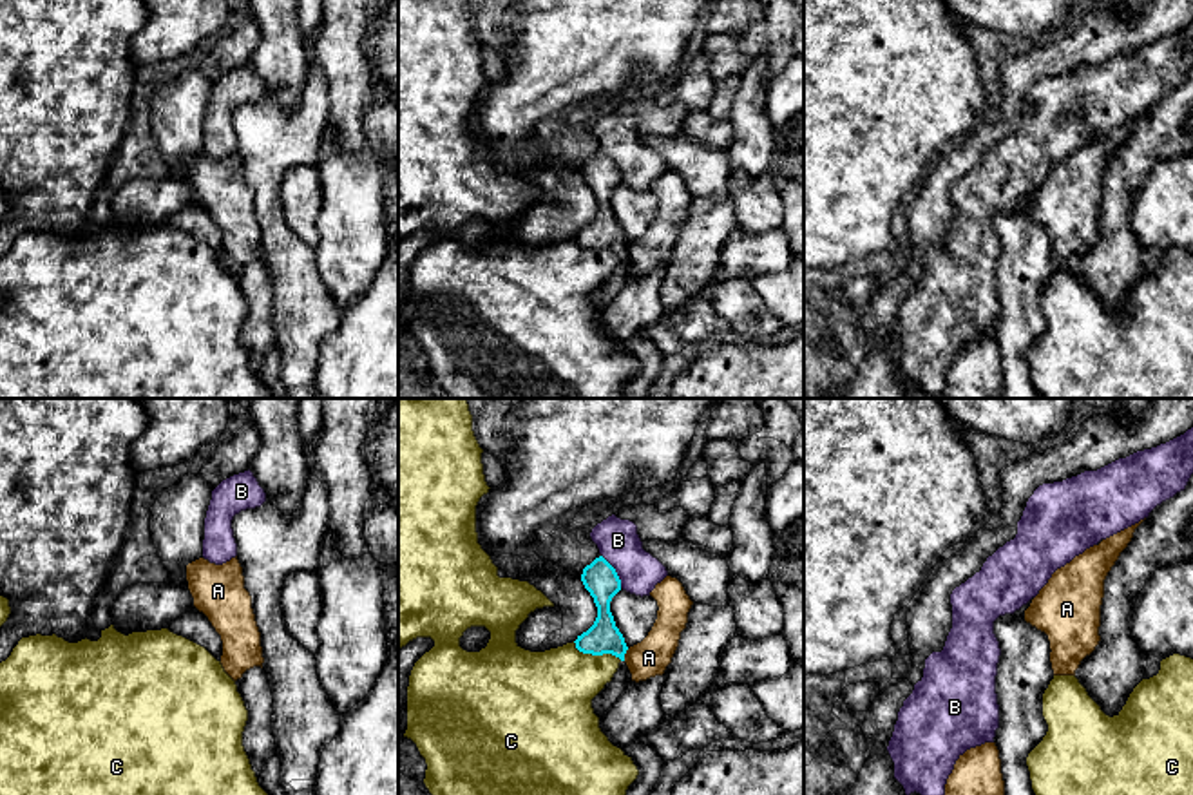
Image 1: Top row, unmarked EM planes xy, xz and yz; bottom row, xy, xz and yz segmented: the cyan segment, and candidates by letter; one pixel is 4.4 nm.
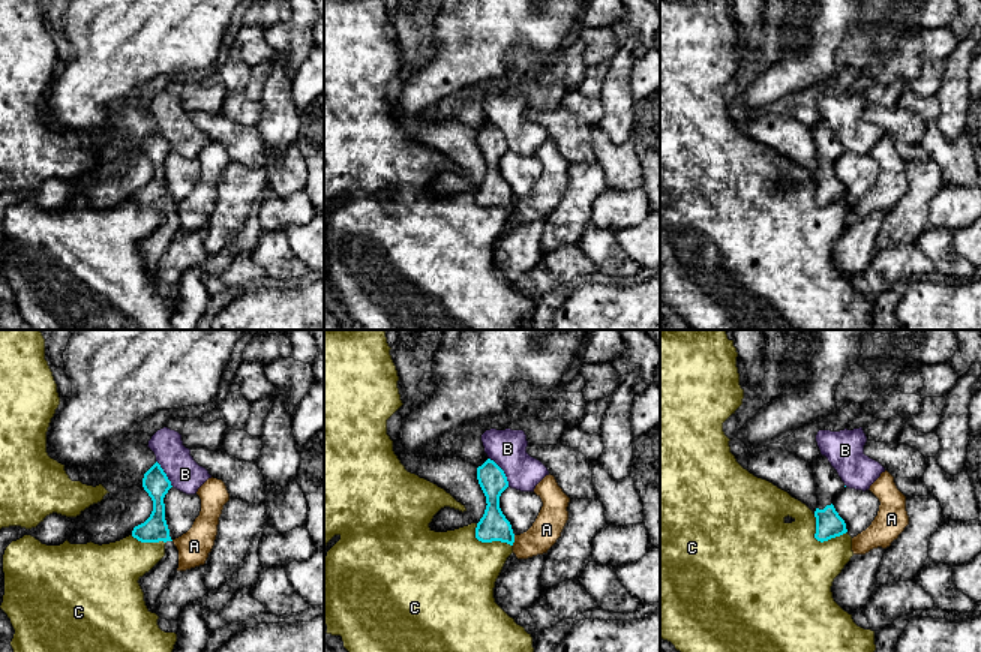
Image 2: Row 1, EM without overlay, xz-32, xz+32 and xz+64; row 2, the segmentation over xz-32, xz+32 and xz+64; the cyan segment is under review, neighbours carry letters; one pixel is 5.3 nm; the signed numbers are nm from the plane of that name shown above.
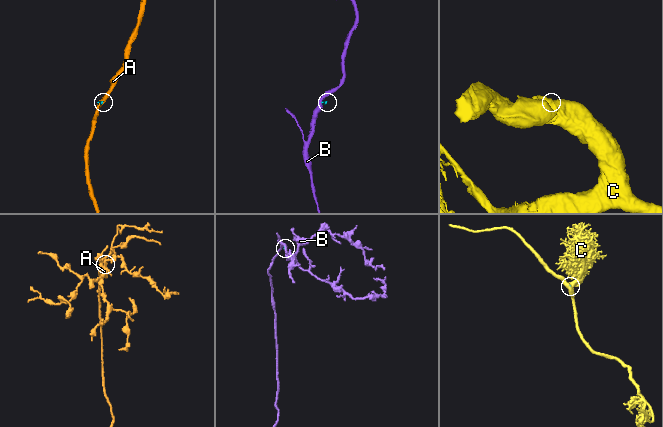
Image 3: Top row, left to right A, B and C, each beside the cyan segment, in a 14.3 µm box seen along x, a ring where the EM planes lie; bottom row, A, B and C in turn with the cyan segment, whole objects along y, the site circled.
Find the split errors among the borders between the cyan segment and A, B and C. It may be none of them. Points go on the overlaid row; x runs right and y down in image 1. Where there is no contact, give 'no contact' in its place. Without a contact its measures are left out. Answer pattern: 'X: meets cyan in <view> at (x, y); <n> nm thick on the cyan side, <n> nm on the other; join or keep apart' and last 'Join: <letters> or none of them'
A: meets cyan in xz at (625, 652); 150 nm thick on the cyan side, 160 nm on the other; keep apart
B: meets cyan in xz at (614, 571); 160 nm thick on the cyan side, 190 nm on the other; keep apart
C: meets cyan in xz at (596, 654); 150 nm thick on the cyan side, 360 nm on the other; keep apart
Join: none of them

